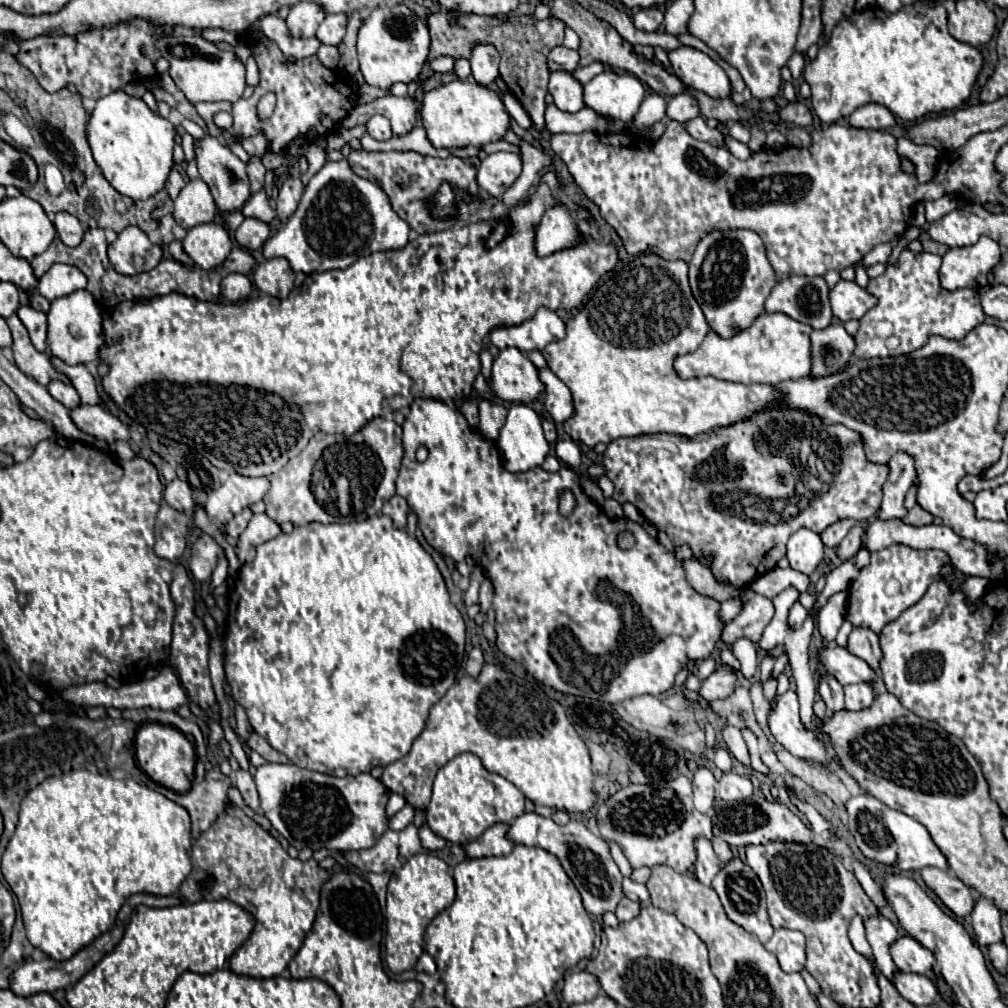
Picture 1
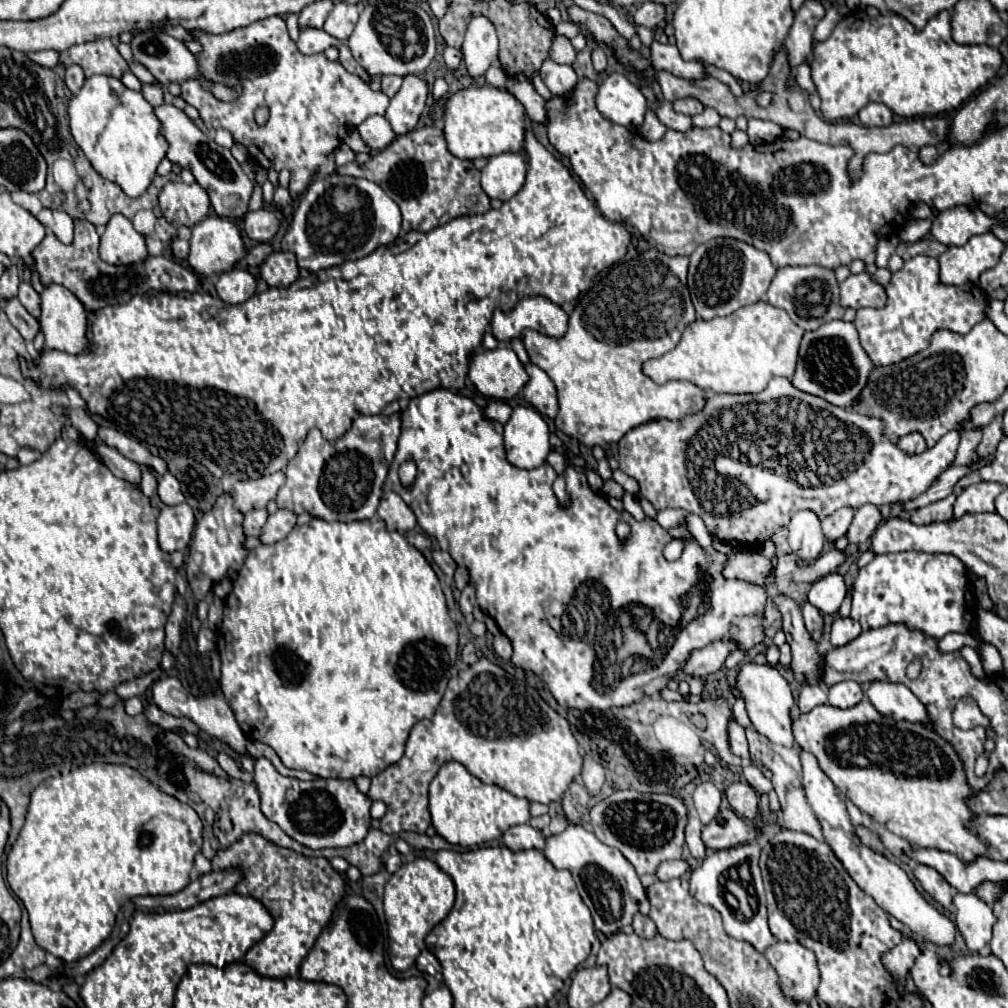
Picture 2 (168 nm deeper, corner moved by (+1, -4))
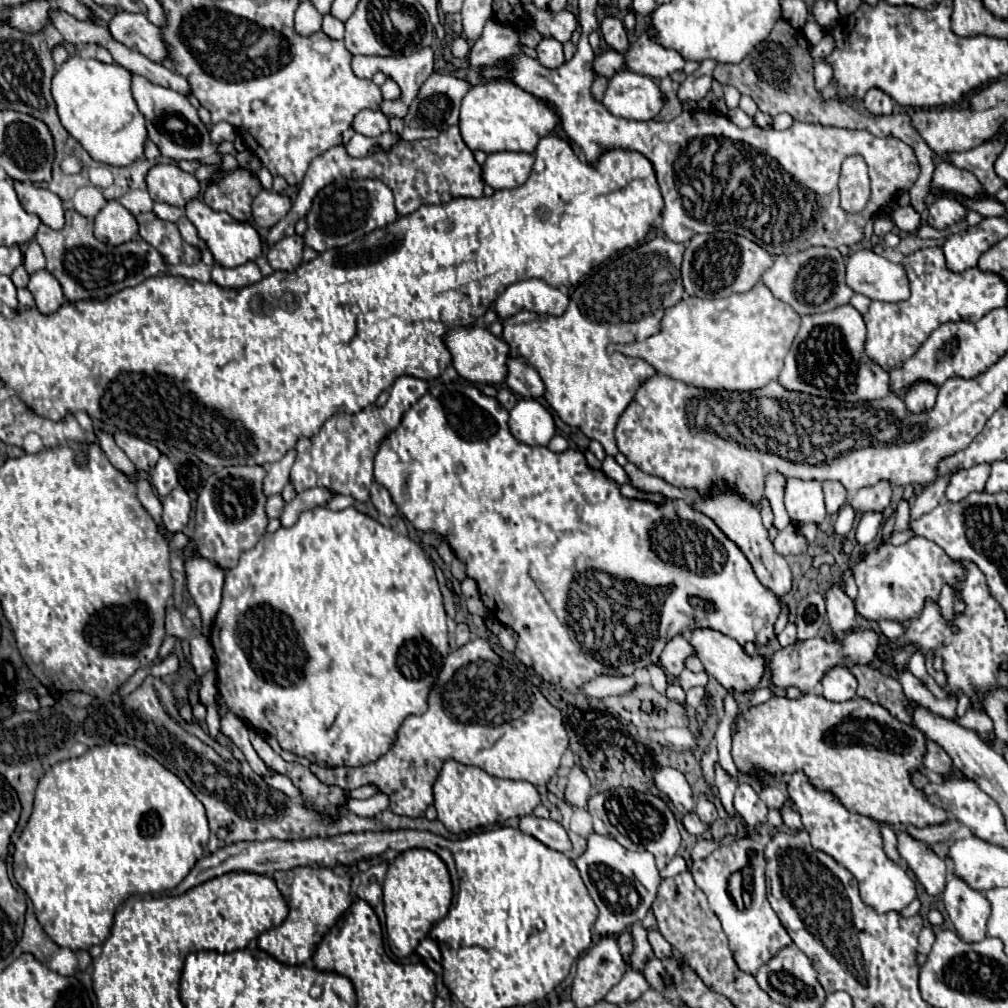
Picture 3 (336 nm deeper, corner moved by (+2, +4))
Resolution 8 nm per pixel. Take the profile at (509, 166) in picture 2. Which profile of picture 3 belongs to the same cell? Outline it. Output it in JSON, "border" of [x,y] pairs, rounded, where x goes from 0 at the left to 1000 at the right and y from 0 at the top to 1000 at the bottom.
{"border":[[[490,151],[484,153],[478,165],[478,177],[490,188],[518,185],[528,169],[530,155],[520,151]]]}

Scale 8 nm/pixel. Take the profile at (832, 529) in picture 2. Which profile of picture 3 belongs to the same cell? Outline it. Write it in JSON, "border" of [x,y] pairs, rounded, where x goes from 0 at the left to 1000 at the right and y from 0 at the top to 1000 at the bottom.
{"border":[[[817,476],[817,492],[819,492],[819,506],[821,510],[829,510],[833,502],[839,498],[839,484],[829,476]]]}

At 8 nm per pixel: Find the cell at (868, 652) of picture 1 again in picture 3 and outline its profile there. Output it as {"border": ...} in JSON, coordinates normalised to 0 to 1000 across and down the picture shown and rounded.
{"border":[[[829,577],[823,579],[819,587],[819,607],[821,607],[821,617],[823,623],[829,631],[837,629],[839,625],[849,621],[849,603],[847,595],[843,595],[837,587],[837,583]]]}

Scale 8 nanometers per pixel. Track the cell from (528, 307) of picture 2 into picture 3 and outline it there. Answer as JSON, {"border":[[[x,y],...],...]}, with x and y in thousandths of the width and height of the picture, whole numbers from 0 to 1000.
{"border":[[[528,276],[518,278],[500,288],[498,294],[492,298],[492,310],[496,315],[510,313],[516,308],[530,308],[534,312],[548,312],[556,313],[563,304],[563,292],[558,288],[542,282],[540,278]]]}

